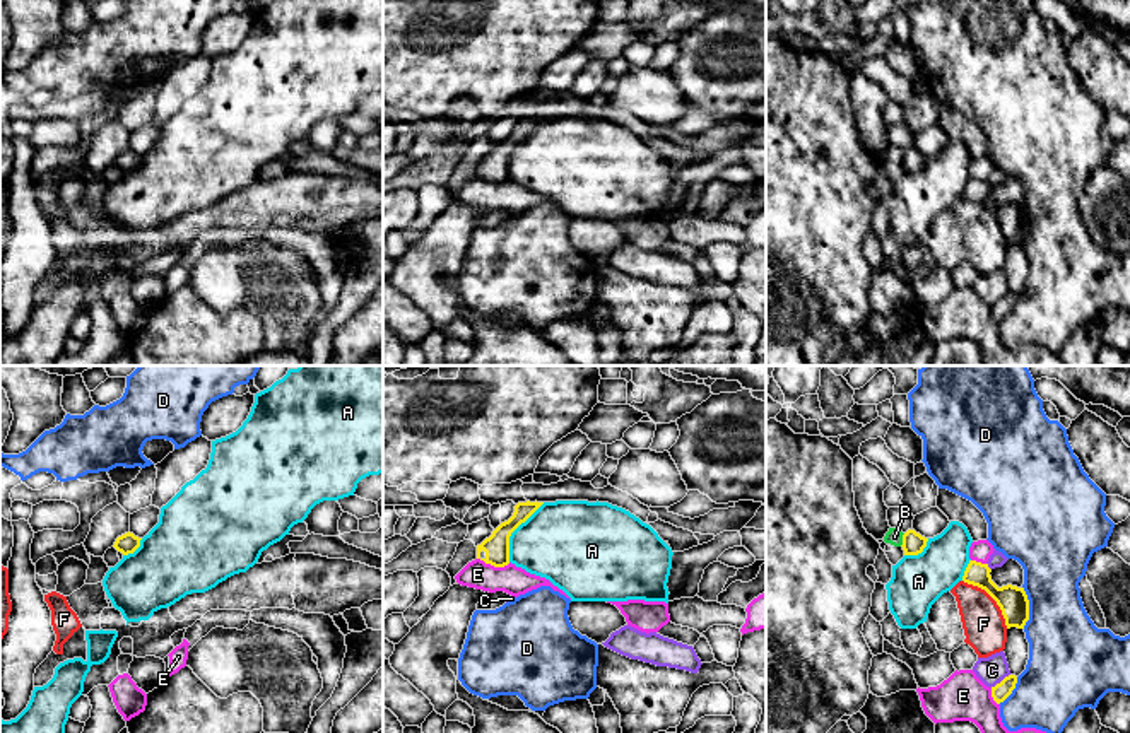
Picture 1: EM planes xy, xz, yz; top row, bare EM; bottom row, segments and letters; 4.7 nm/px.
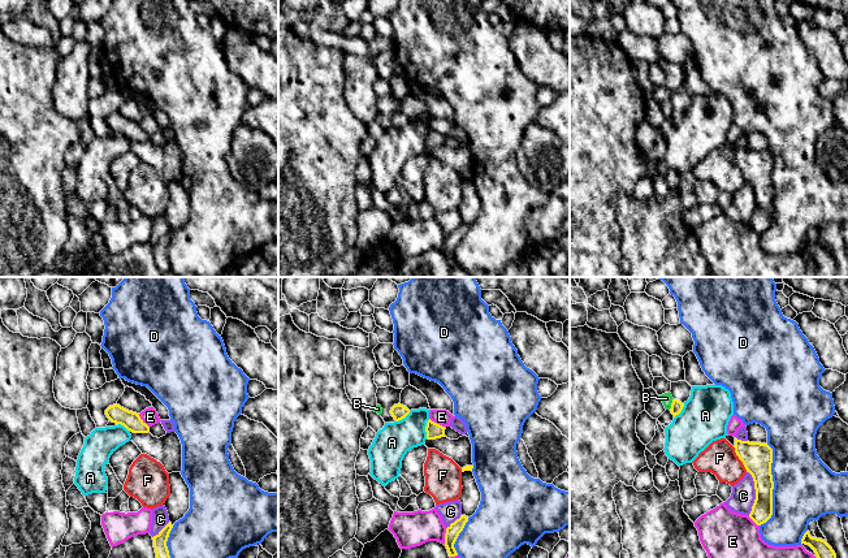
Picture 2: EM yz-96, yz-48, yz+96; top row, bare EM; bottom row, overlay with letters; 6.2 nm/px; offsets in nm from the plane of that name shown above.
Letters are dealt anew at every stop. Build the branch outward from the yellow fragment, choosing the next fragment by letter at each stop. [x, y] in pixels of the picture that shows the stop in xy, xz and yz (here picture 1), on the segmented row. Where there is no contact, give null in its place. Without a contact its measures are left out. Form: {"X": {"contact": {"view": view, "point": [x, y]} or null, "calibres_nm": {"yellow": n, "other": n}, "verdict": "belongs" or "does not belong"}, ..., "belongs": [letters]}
{"A": {"contact": {"view": "xz", "point": [513, 530]}, "calibres_nm": {"yellow": 120, "other": 380}, "verdict": "does not belong"}, "B": {"contact": {"view": "yz", "point": [903, 540]}, "calibres_nm": {"yellow": 110, "other": 80}, "verdict": "does not belong"}, "C": {"contact": {"view": "yz", "point": [1000, 682]}, "calibres_nm": {"yellow": 80, "other": 140}, "verdict": "does not belong"}, "D": {"contact": {"view": "yz", "point": [1028, 607]}, "calibres_nm": {"yellow": 140, "other": 340}, "verdict": "does not belong"}, "E": {"contact": {"view": "xz", "point": [494, 566]}, "calibres_nm": {"yellow": 120, "other": 140}, "verdict": "does not belong"}, "F": {"contact": {"view": "yz", "point": [992, 597]}, "calibres_nm": {"yellow": 140, "other": 200}, "verdict": "does not belong"}, "belongs": []}

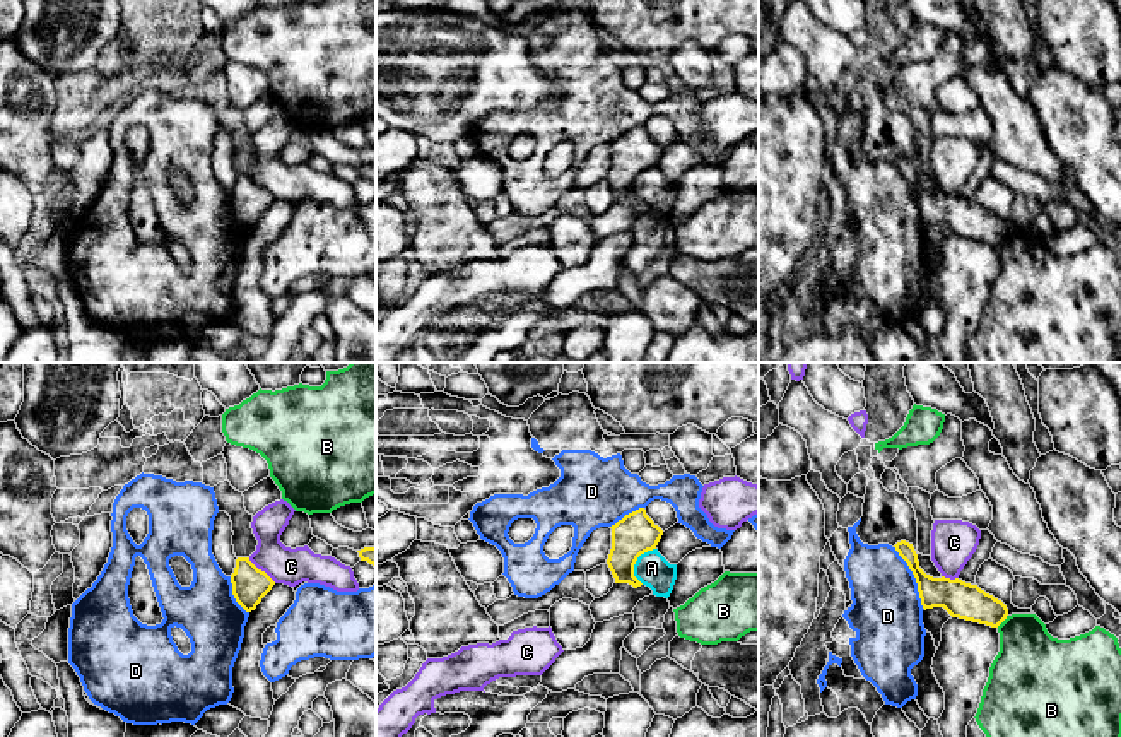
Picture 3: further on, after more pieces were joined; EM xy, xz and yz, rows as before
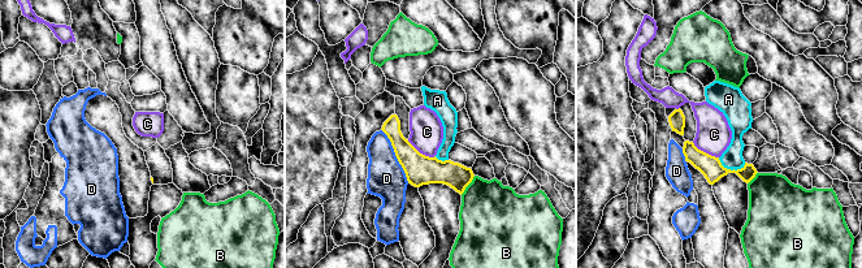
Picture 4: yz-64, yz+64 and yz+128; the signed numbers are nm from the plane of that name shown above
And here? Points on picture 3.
{"A": {"contact": {"view": "xz", "point": [634, 563]}, "calibres_nm": {"yellow": 190, "other": 160}, "verdict": "does not belong"}, "B": {"contact": {"view": "yz", "point": [1002, 621]}, "calibres_nm": {"yellow": 170, "other": 340}, "verdict": "does not belong"}, "C": {"contact": {"view": "xy", "point": [260, 570]}, "calibres_nm": {"yellow": 170, "other": 180}, "verdict": "does not belong"}, "D": {"contact": {"view": "yz", "point": [915, 577]}, "calibres_nm": {"yellow": 170, "other": 340}, "verdict": "does not belong"}, "belongs": []}

